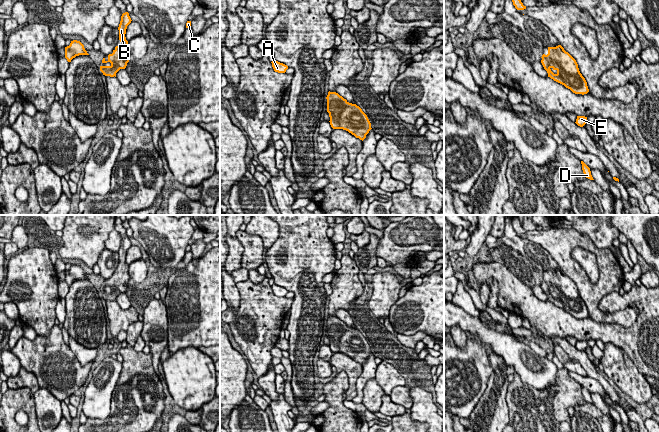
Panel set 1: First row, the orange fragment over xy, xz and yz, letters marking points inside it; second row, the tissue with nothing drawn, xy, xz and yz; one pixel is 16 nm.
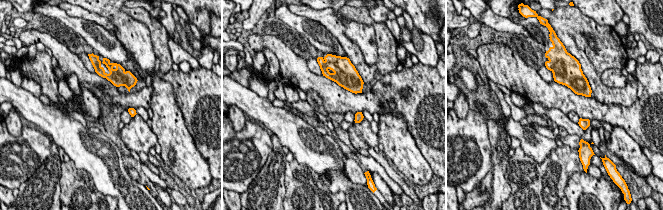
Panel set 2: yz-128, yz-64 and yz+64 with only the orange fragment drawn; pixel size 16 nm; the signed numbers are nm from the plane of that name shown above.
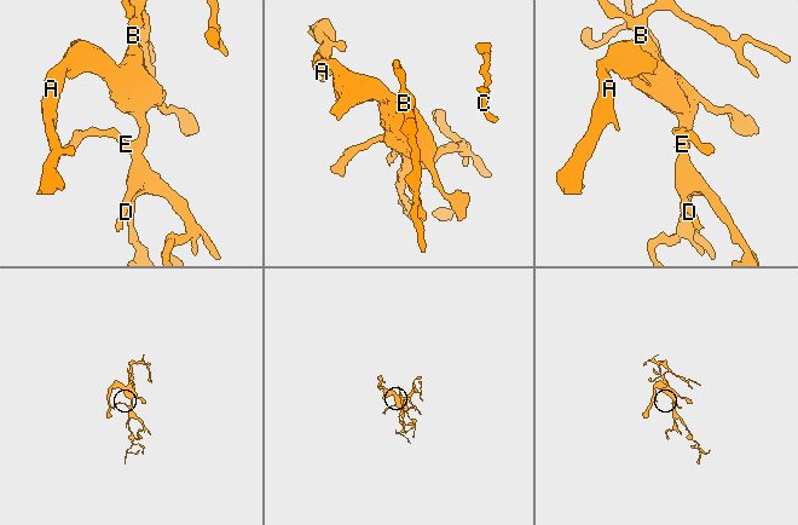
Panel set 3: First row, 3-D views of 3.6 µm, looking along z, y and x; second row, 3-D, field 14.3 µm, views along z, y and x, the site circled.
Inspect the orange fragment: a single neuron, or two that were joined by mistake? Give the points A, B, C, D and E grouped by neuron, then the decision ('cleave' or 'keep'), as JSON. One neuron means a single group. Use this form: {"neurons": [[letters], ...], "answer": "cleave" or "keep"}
{"neurons": [["A", "B", "C", "D", "E"]], "answer": "keep"}

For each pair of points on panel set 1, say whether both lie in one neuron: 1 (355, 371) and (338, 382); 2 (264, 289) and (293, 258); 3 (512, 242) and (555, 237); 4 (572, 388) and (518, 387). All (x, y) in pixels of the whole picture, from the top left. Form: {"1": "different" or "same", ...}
{"1": "different", "2": "different", "3": "different", "4": "same"}

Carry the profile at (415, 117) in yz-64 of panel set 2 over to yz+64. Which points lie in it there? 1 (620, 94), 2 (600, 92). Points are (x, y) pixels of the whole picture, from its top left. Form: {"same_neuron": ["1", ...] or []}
{"same_neuron": []}

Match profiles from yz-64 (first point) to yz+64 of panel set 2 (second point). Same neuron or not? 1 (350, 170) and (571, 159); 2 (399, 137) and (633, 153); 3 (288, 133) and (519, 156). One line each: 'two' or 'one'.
1: one
2: one
3: two

